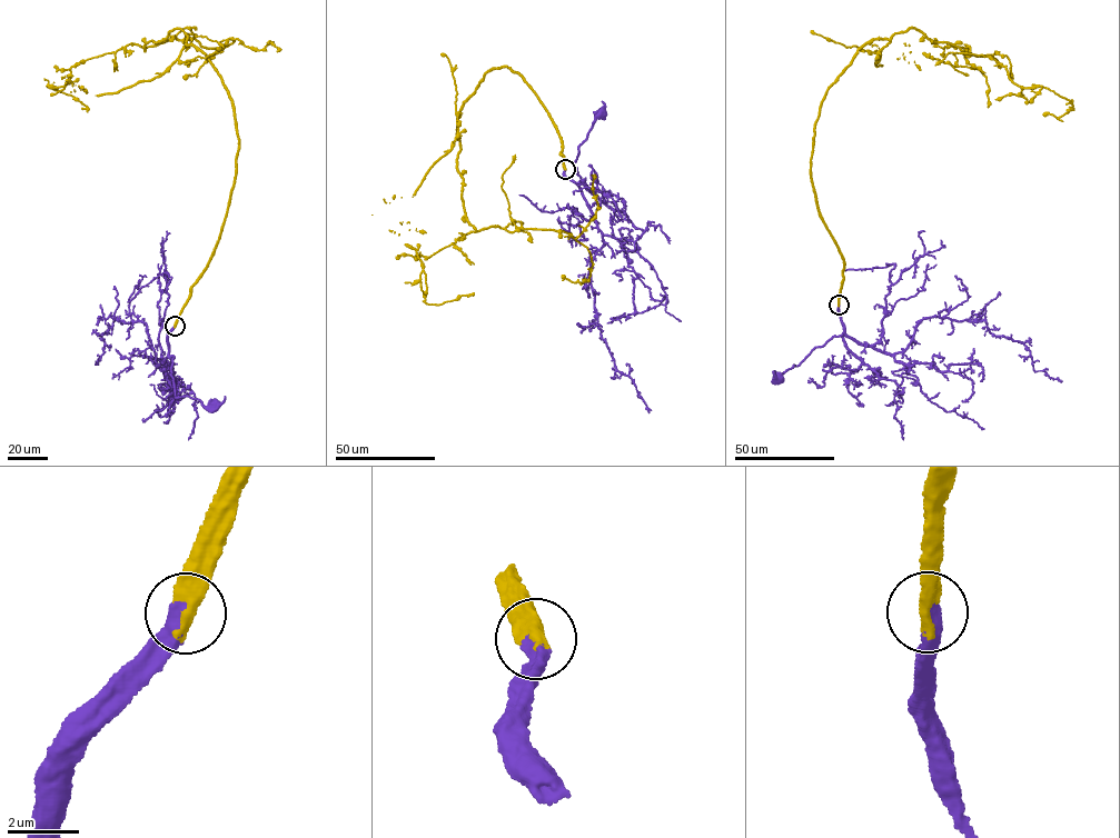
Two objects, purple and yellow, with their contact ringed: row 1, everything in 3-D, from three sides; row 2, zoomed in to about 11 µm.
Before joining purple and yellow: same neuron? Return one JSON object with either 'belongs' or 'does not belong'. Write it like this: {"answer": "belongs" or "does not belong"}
{"answer": "belongs"}

